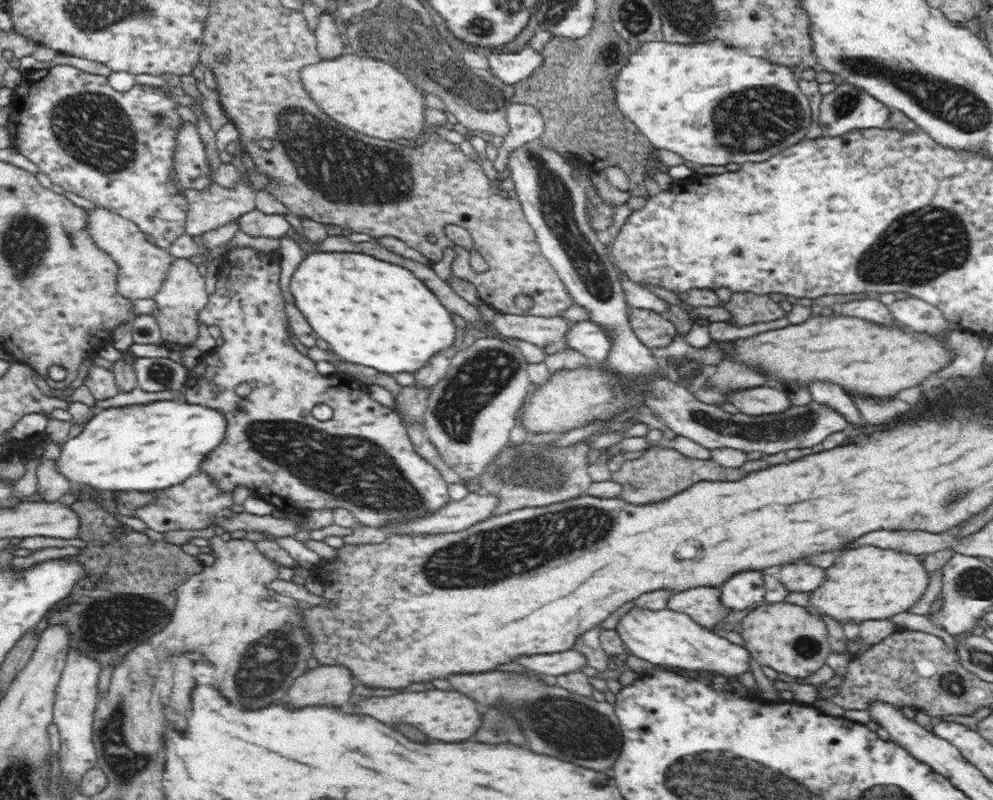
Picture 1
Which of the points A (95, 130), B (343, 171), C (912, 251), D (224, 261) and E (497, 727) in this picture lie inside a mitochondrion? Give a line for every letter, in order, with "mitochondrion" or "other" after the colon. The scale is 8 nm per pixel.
A: mitochondrion
B: mitochondrion
C: mitochondrion
D: other
E: mitochondrion

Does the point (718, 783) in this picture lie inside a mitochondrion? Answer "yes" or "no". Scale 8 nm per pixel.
yes

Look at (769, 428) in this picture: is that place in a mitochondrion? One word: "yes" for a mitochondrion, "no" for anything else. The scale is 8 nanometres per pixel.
yes

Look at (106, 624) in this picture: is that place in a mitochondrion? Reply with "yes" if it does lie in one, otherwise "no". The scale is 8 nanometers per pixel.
yes

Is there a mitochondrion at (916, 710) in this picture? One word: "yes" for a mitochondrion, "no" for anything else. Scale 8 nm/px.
no

